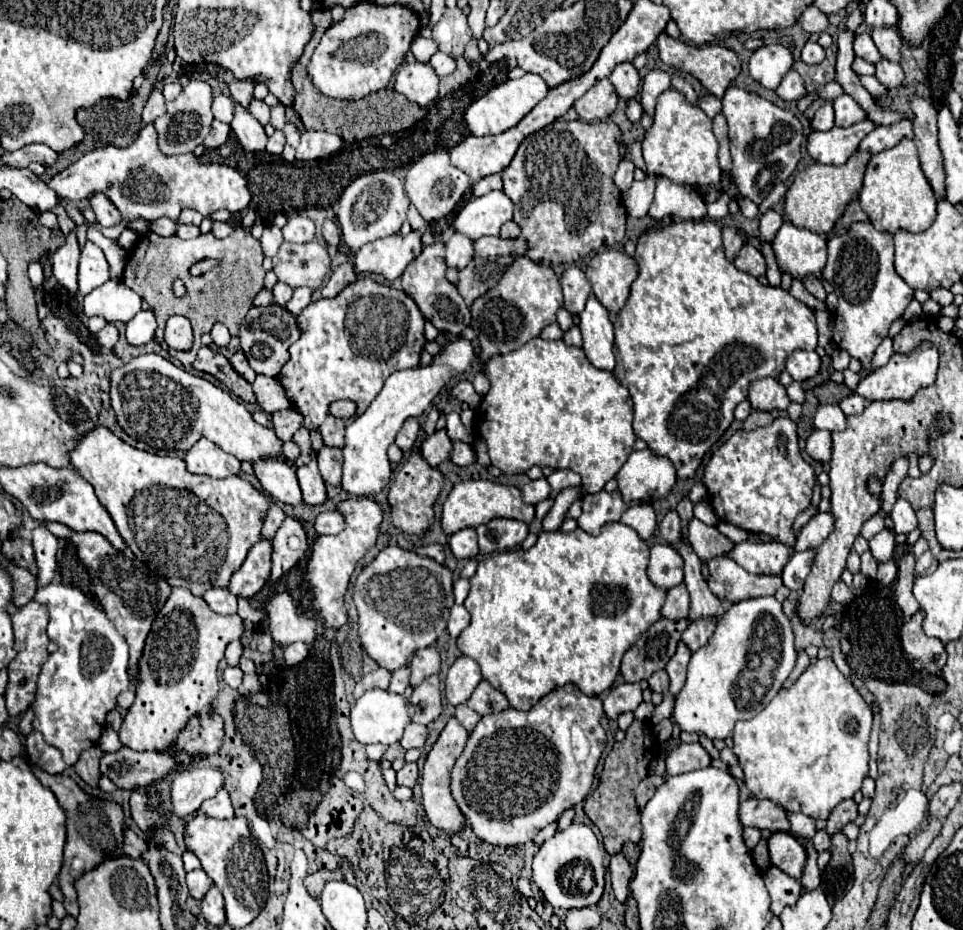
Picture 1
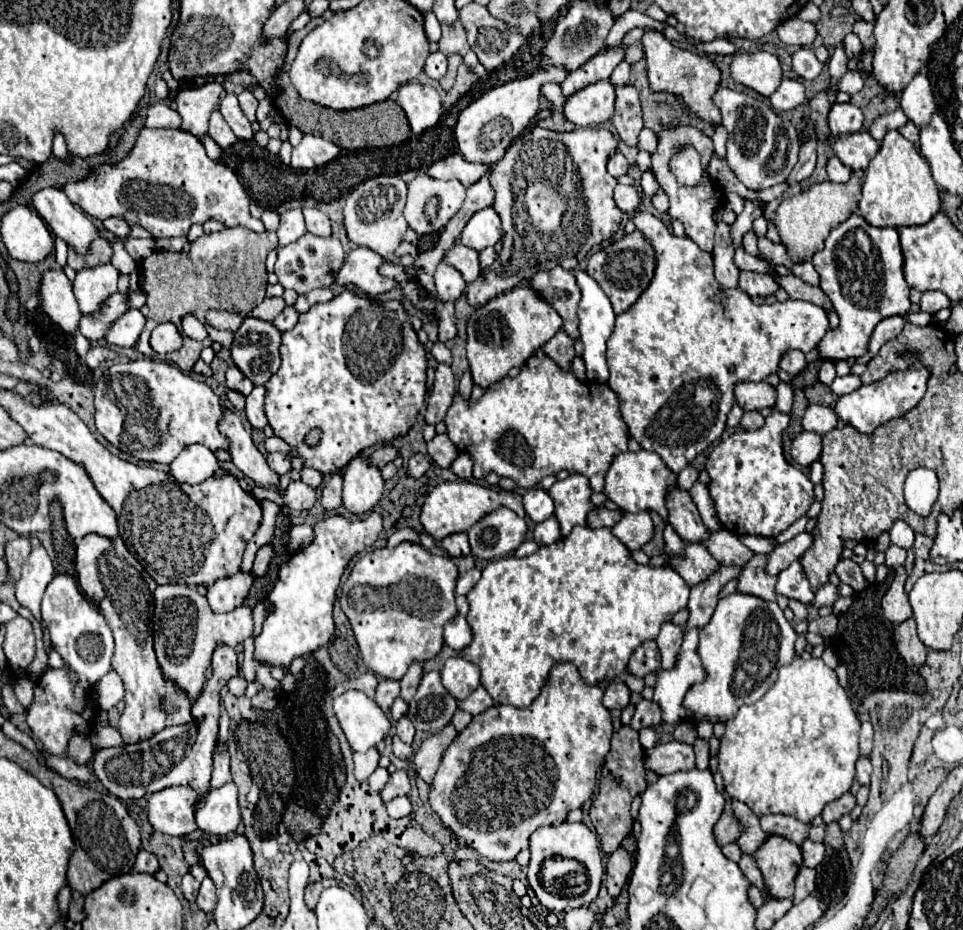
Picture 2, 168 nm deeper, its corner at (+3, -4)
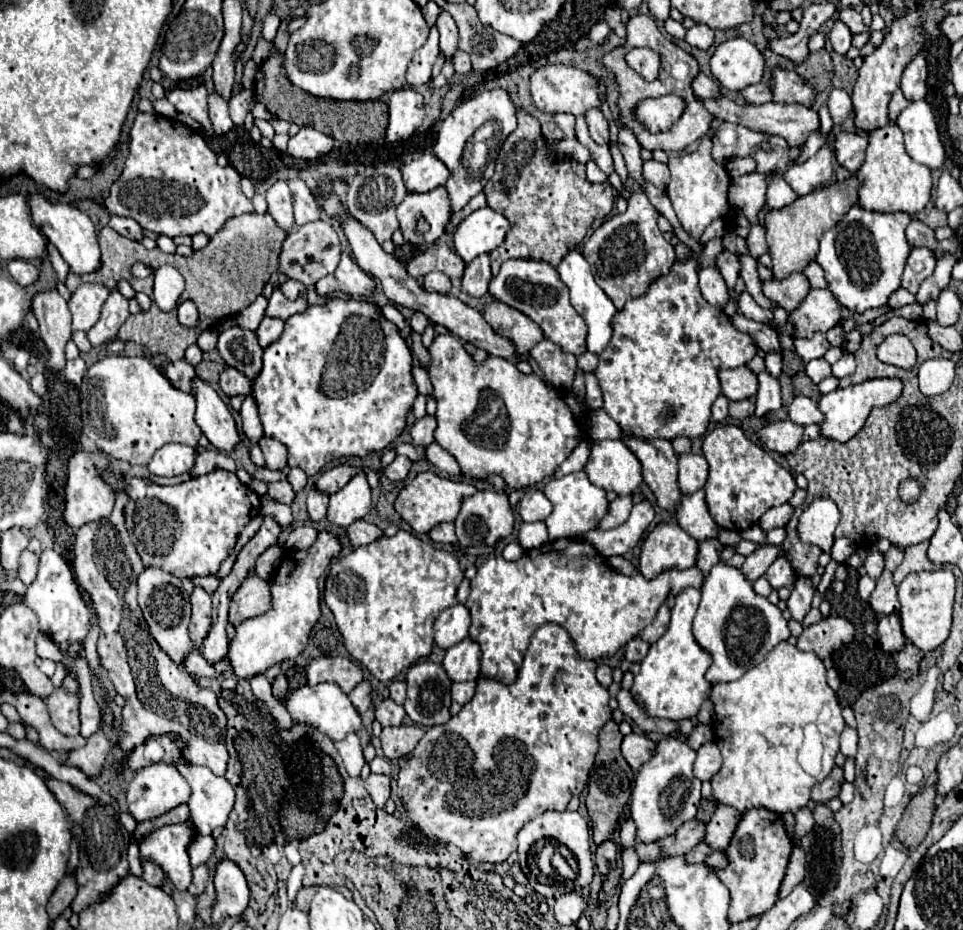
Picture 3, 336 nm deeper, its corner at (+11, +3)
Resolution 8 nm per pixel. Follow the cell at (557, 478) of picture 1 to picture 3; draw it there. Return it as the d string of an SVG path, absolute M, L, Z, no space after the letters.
M583 470L567 474L563 478L549 480L543 488L543 494L553 504L553 512L545 520L551 540L559 540L559 538L565 538L565 536L567 538L569 536L581 536L581 534L593 530L593 528L597 528L599 522L603 520L603 516L607 514L607 506L609 506L609 502L605 498L605 490L593 486Z

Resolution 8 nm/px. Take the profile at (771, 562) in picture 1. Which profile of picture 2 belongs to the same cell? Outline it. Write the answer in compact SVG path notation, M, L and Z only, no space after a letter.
M727 529L709 531L709 537L705 539L705 547L719 563L725 563L725 565L739 565L741 567L753 555L753 551L747 549L739 541L739 537L729 533Z

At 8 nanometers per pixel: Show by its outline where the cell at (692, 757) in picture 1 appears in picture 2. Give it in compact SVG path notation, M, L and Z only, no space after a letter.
M679 741L657 743L653 749L645 749L643 767L645 771L653 771L657 775L667 775L679 769L693 769L695 753L691 745Z

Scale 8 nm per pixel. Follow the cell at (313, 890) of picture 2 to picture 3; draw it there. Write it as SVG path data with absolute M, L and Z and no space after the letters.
M317 886L301 888L301 890L297 892L297 900L295 900L297 908L299 908L299 910L303 910L303 912L307 912L307 910L309 910L309 904L311 904L311 898L313 898L313 894L315 894L315 892L317 892Z

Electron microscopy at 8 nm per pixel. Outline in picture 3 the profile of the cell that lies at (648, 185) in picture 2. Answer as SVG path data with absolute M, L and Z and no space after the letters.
M643 188L631 194L629 206L625 214L615 214L607 222L603 222L591 238L583 244L583 256L591 266L595 282L601 290L611 298L617 310L649 288L653 278L667 274L669 266L675 260L675 250L671 242L667 242L657 226L657 210L649 202Z

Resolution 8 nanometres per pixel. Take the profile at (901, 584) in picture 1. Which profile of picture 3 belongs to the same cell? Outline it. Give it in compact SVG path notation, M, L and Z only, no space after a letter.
M883 570L883 574L877 578L877 588L869 598L869 604L879 614L893 614L899 612L899 598L897 598L897 586L893 584L891 570Z

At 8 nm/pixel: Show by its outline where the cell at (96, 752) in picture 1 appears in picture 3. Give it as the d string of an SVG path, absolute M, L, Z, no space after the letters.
M57 688L47 698L47 708L51 714L53 726L65 736L79 734L79 696L69 696Z

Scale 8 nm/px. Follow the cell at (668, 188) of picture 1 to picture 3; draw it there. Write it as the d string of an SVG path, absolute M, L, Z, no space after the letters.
M703 138L699 148L689 154L669 156L667 162L671 170L671 182L667 186L667 196L673 204L673 210L683 224L683 228L693 236L701 238L703 230L715 220L723 218L725 210L729 206L727 202L727 188L729 188L729 174L723 164L713 162L711 158L711 138Z

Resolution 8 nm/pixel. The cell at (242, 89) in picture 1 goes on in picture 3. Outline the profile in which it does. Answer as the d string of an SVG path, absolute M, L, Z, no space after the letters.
M243 88L241 92L233 94L231 100L229 100L229 116L231 116L231 120L233 120L237 126L241 126L243 120L245 120L245 116L251 112L253 106L255 106L253 90L245 90L245 88Z

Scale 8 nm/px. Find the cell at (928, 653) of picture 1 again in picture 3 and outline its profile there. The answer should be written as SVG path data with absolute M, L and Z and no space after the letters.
M897 614L883 616L877 624L877 634L885 652L895 654L905 648L905 634L901 628L901 618Z

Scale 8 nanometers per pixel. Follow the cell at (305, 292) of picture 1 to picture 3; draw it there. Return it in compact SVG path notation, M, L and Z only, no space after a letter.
M265 316L263 322L259 324L257 328L257 338L261 342L261 346L269 346L269 342L275 342L283 332L283 322L279 318L271 318L271 316Z

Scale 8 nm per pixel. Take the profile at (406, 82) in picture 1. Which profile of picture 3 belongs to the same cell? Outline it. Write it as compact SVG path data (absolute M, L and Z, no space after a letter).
M405 86L401 90L391 92L387 142L399 142L409 138L421 126L423 118L425 118L423 96L417 90Z

